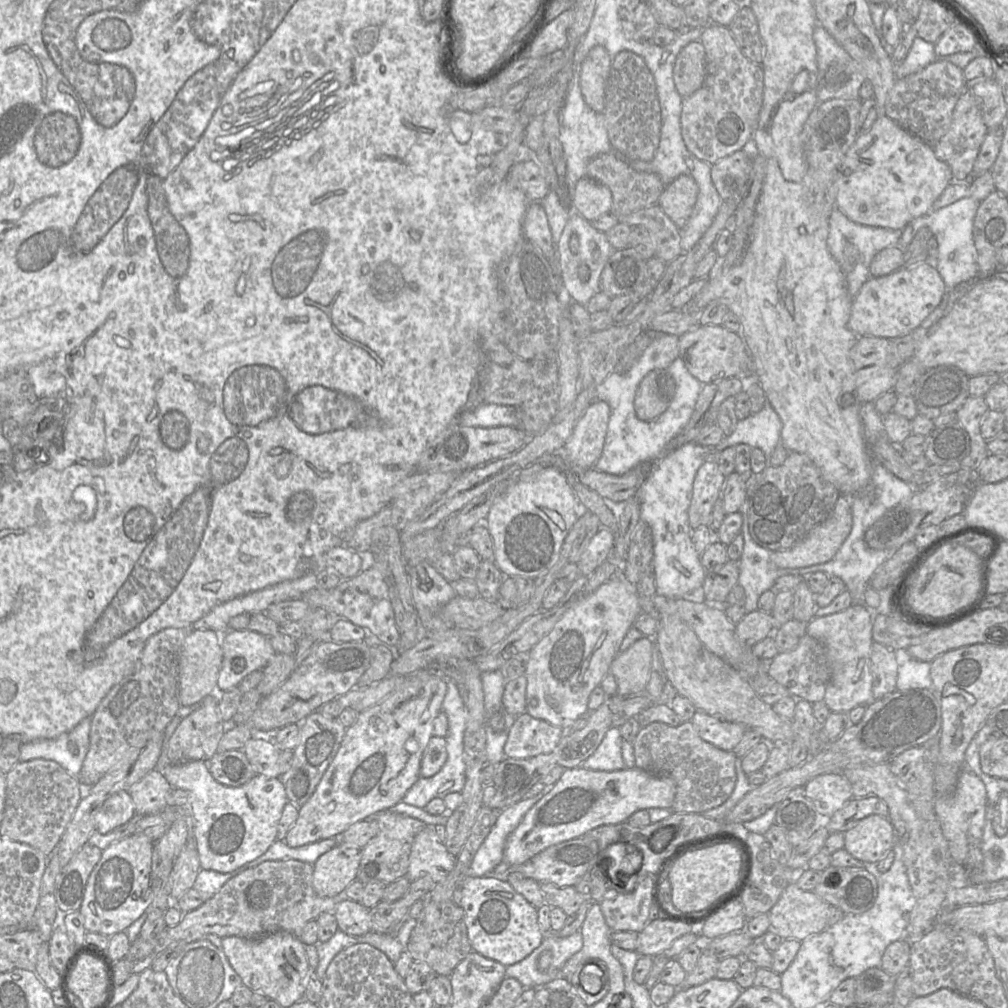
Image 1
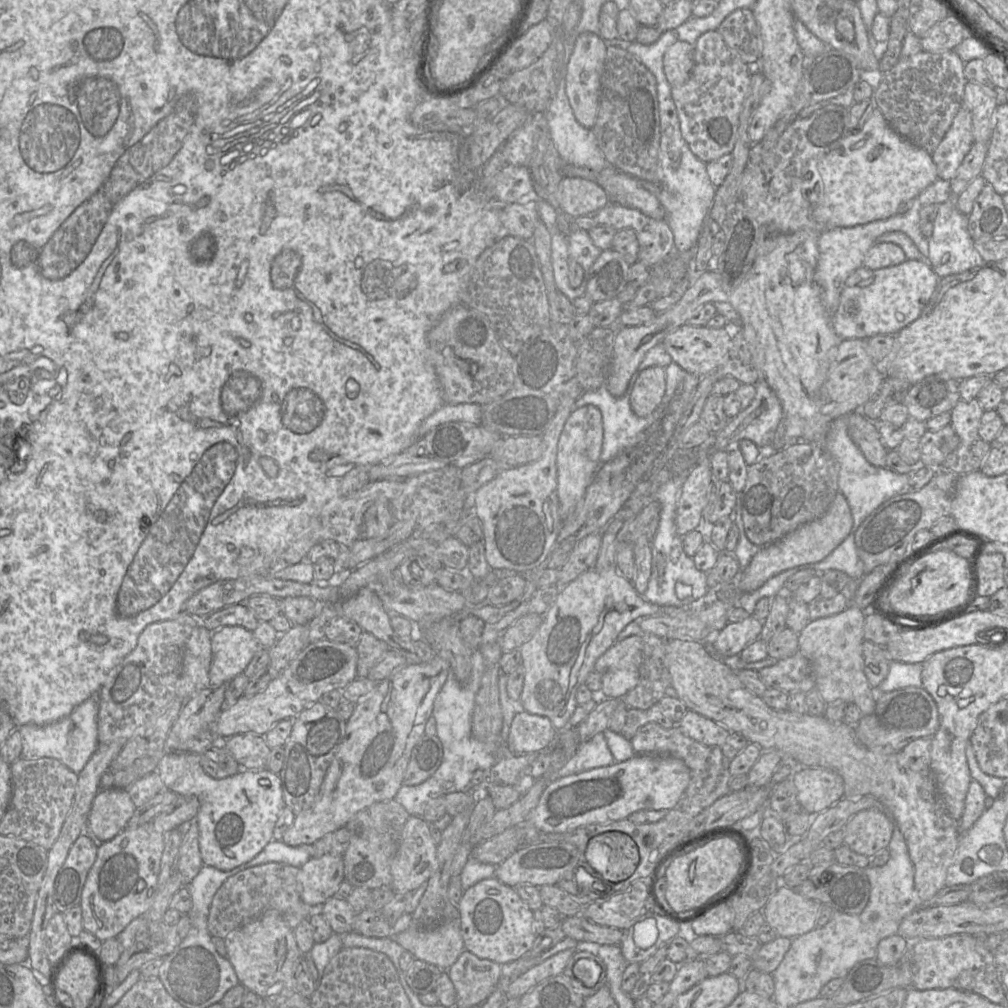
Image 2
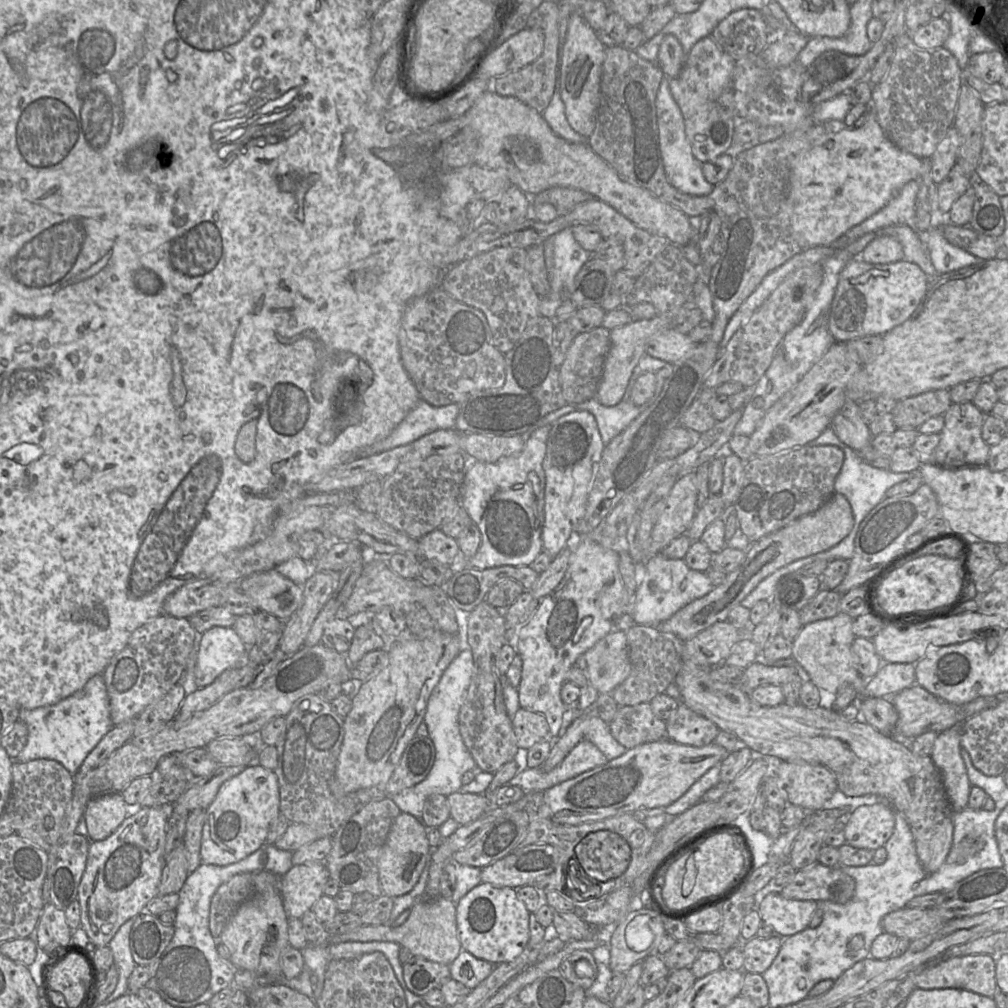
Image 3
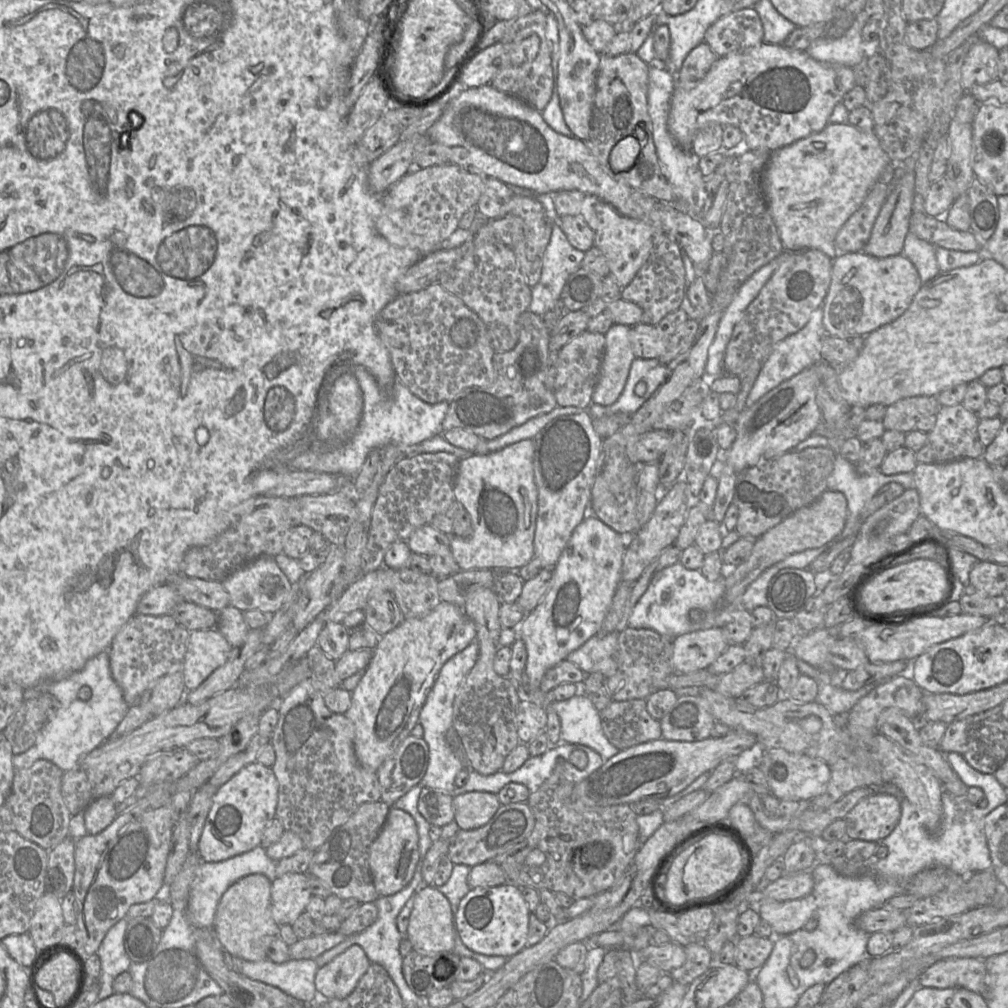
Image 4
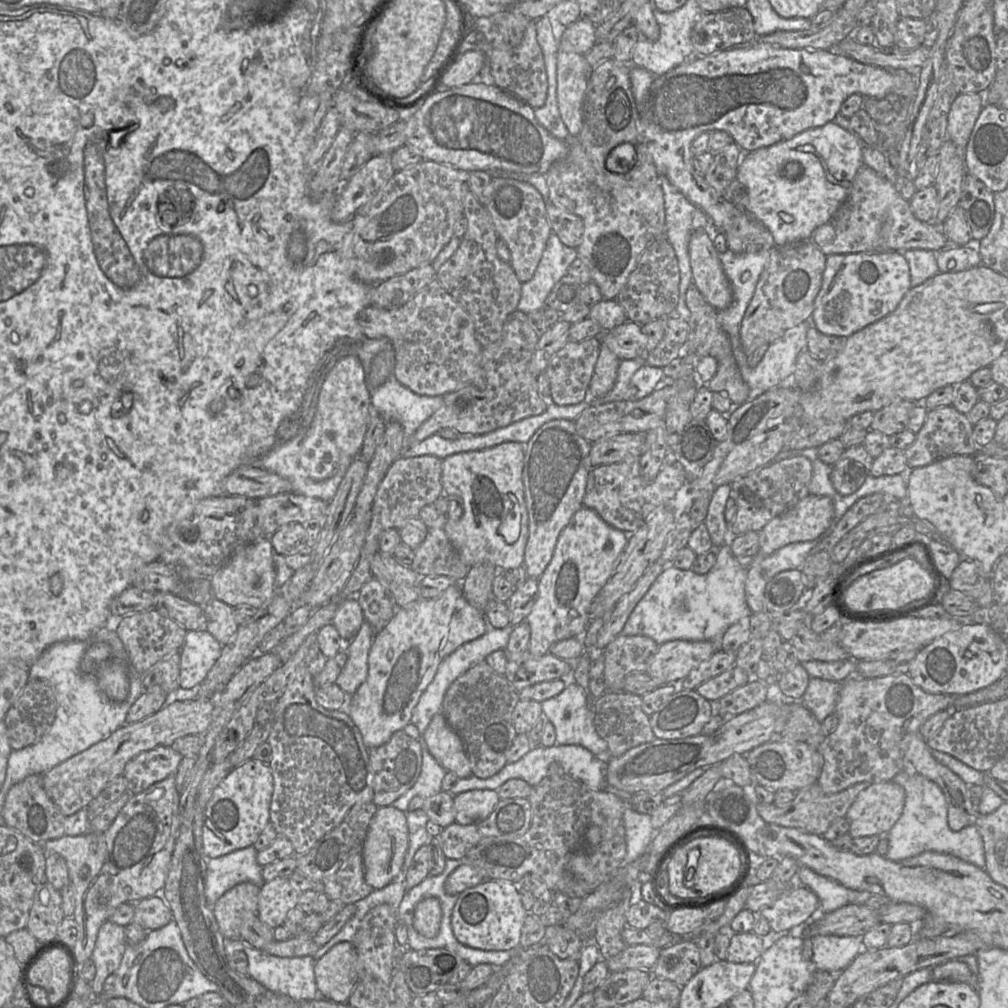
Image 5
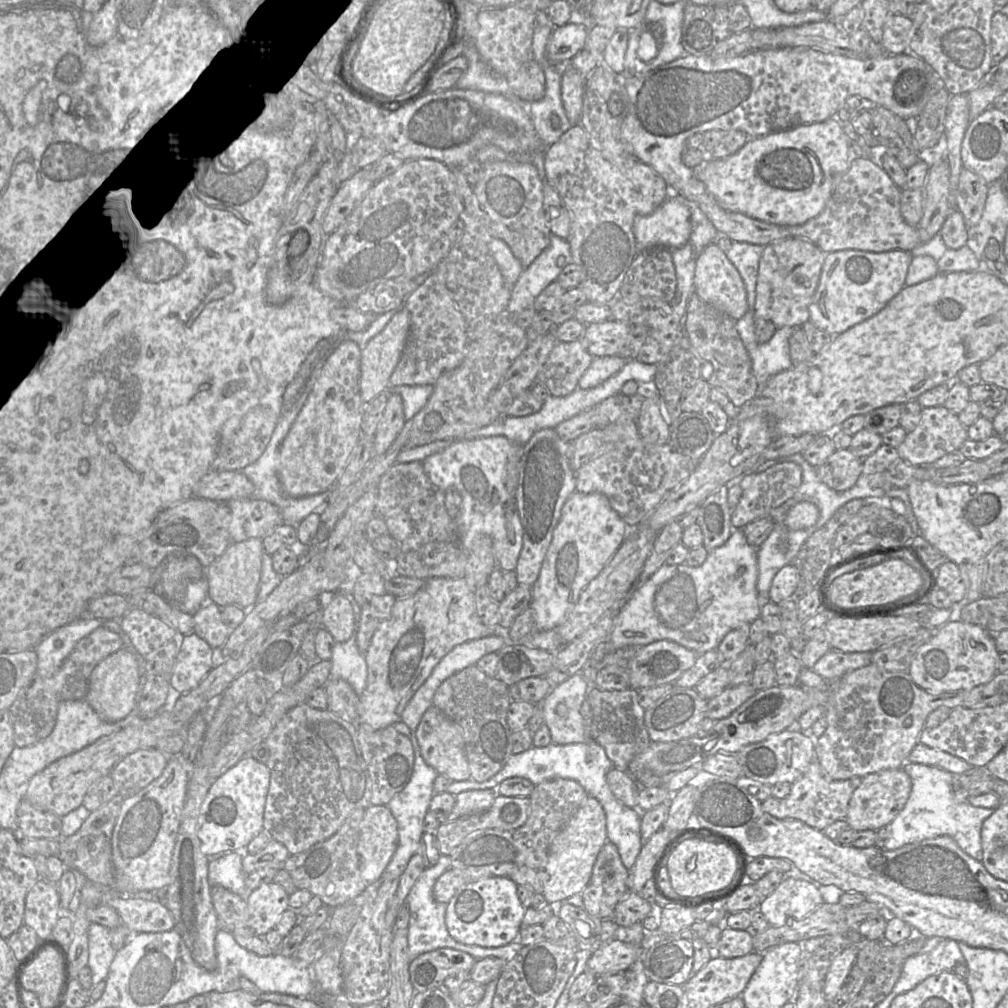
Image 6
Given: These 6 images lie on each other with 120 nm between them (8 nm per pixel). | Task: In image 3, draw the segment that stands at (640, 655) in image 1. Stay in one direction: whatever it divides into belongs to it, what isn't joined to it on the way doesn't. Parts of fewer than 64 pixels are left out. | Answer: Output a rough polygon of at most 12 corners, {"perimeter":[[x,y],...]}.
{"perimeter":[[610,632],[575,662],[599,693],[629,676],[626,632]]}

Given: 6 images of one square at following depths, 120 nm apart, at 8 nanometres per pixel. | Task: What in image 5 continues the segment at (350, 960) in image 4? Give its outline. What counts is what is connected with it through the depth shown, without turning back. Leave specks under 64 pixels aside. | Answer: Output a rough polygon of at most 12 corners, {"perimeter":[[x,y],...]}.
{"perimeter":[[340,942],[315,961],[318,994],[346,1003],[357,952]]}

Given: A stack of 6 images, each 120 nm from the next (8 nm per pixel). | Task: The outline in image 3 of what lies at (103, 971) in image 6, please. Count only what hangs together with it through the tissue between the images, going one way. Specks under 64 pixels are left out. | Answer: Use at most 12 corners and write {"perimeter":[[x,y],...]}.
{"perimeter":[[135,917],[127,920],[108,944],[119,972],[110,1003],[129,991],[137,966],[130,950]]}

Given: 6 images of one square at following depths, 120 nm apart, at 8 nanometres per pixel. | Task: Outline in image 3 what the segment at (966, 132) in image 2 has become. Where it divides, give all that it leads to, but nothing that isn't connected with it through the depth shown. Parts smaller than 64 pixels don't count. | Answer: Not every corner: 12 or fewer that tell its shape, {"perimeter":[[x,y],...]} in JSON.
{"perimeter":[[951,126],[930,157],[937,185],[956,164],[960,134]]}

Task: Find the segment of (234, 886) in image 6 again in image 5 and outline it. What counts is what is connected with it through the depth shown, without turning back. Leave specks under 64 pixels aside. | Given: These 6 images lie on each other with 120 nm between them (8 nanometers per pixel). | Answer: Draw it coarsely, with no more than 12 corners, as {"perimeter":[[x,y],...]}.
{"perimeter":[[249,846],[208,859],[210,907],[239,883],[265,881]]}

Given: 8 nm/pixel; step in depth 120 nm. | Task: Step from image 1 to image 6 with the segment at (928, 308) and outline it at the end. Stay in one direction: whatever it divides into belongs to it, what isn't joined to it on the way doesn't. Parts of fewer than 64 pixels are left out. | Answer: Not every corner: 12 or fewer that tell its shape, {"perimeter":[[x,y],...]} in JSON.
{"perimeter":[[911,251],[827,253],[809,320],[839,335],[904,287]]}

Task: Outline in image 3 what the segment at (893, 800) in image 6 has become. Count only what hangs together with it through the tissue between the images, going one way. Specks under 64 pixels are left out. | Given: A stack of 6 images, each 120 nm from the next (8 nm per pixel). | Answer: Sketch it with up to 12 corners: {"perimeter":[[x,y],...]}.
{"perimeter":[[892,806],[854,809],[845,844],[876,851],[895,827]]}

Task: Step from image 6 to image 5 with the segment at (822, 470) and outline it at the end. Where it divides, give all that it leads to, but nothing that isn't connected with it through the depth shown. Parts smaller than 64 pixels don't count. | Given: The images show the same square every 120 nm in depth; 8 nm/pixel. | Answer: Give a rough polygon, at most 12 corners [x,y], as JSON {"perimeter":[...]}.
{"perimeter":[[862,443],[846,447],[831,481],[843,496],[870,475],[873,460]]}

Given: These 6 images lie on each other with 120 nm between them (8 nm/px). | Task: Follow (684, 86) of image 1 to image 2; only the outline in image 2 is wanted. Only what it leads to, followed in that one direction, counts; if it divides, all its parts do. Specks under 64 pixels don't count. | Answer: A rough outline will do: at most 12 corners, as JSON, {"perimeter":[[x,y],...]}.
{"perimeter":[[676,41],[667,49],[663,69],[671,87],[688,81],[694,46]]}

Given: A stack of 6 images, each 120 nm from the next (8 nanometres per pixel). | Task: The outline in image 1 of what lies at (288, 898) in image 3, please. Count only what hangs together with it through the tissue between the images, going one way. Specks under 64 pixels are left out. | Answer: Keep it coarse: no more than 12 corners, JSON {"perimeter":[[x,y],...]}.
{"perimeter":[[337,844],[313,864],[322,897],[342,897],[361,848]]}

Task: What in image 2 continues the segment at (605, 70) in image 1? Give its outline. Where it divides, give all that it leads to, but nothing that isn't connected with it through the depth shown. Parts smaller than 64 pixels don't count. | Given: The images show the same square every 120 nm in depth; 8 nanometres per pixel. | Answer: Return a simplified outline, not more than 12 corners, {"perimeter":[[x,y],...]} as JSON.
{"perimeter":[[584,32],[567,63],[576,120],[596,123],[606,42]]}

